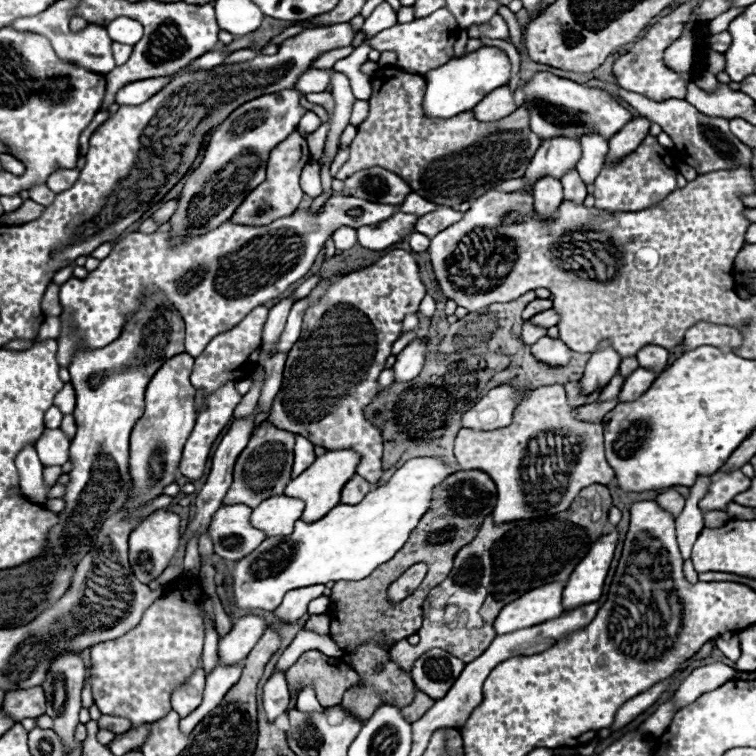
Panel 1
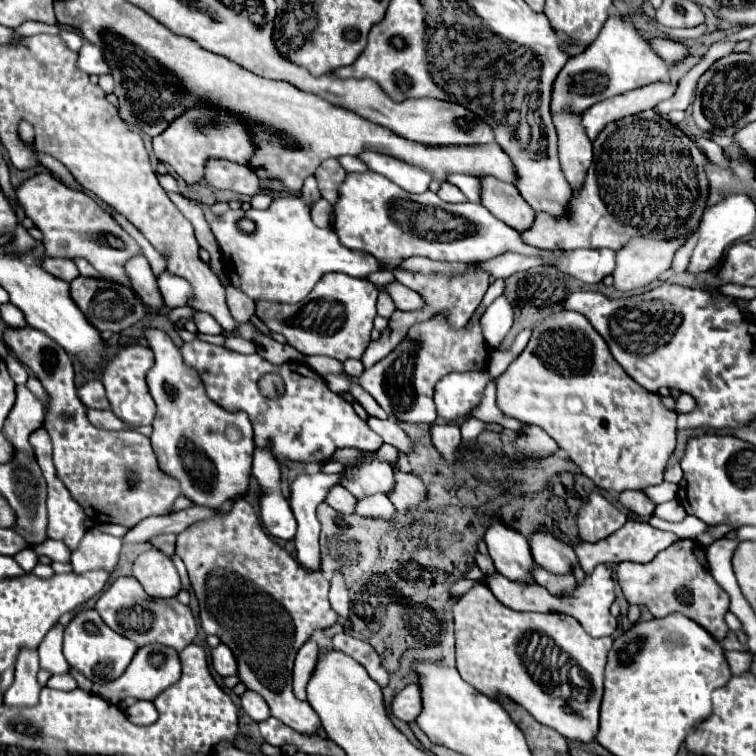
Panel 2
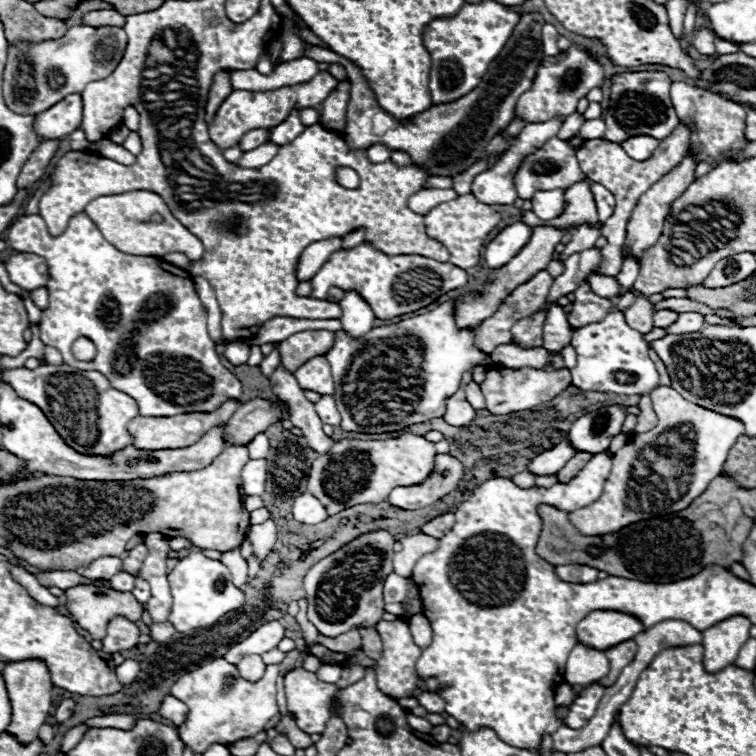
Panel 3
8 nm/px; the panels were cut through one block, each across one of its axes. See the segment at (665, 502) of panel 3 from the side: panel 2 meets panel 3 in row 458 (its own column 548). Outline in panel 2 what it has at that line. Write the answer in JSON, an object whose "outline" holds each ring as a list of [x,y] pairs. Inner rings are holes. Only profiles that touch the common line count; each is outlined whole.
{"outline":[[[484,582],[474,584],[464,596],[460,596],[454,606],[452,606],[452,614],[454,614],[454,630],[456,630],[456,668],[460,672],[460,676],[472,684],[474,688],[478,688],[482,694],[494,698],[496,694],[506,694],[510,700],[518,702],[520,706],[524,706],[540,724],[554,728],[558,734],[562,734],[566,740],[570,742],[580,742],[580,744],[590,744],[598,732],[598,718],[600,718],[600,700],[604,694],[604,666],[606,666],[606,656],[610,652],[612,646],[612,638],[592,638],[590,634],[586,634],[580,626],[580,622],[568,614],[538,614],[538,612],[516,612],[516,610],[508,610],[506,606],[502,606],[494,594],[490,594],[490,588]]]}

